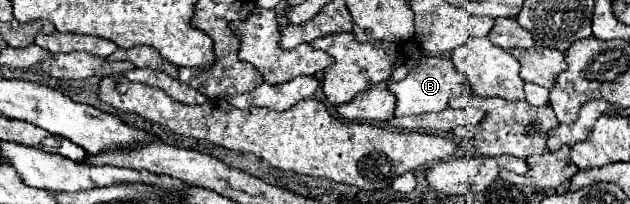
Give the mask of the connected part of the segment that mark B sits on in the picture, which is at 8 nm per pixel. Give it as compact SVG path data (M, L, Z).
M422 57L416 67L410 69L410 73L396 83L390 83L388 89L396 95L396 117L404 115L418 115L418 113L432 113L442 111L450 97L458 97L464 93L470 93L470 89L464 87L466 77L454 69L454 63L448 57Z

